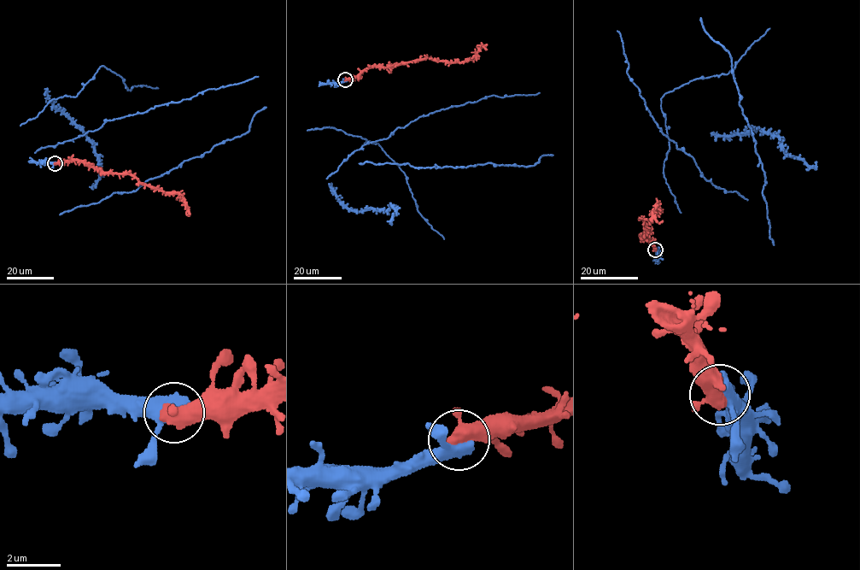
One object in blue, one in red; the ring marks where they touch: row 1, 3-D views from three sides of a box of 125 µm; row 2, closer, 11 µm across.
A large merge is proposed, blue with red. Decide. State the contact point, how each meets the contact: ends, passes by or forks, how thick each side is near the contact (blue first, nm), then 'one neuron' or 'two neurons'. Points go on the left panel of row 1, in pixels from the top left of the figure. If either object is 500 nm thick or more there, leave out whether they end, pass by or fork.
(55, 163) | 480/650 nm | one neuron

